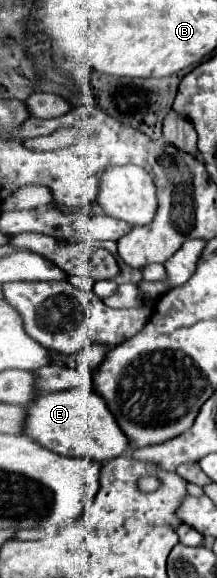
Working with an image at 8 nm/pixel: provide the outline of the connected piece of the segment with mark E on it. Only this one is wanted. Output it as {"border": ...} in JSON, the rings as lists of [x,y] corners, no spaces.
{"border":[[[71,388],[63,392],[43,392],[27,408],[25,436],[43,448],[63,456],[85,456],[97,462],[121,456],[131,448],[131,440],[109,412],[105,400],[93,388]]]}

